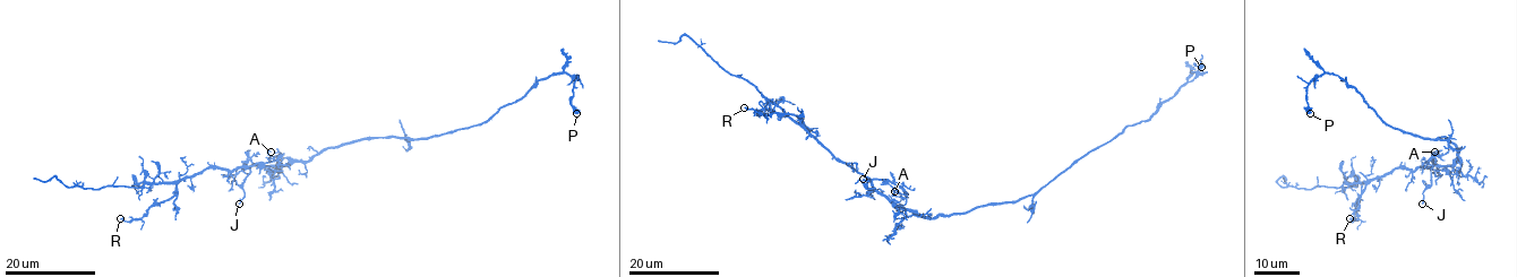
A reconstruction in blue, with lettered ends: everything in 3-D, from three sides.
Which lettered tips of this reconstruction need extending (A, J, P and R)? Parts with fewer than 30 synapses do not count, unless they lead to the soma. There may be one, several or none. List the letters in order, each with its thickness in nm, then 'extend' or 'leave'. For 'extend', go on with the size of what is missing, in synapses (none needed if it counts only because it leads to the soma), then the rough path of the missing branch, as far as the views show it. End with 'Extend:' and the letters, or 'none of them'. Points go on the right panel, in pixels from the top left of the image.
A: 120 nm thick; leave
J: 140 nm thick; leave
P: 600 nm thick; leave
R: 180 nm thick; leave
Extend: none of them

